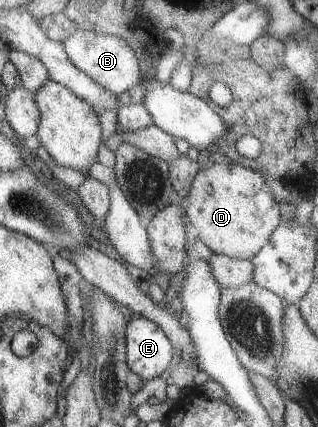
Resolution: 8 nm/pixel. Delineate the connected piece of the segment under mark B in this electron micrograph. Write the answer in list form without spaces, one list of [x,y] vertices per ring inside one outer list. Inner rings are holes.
[[[79,29],[71,34],[65,42],[65,50],[69,60],[82,70],[89,78],[93,78],[104,90],[119,95],[129,90],[141,80],[141,65],[137,60],[137,52],[131,42],[123,36],[106,35],[93,31]]]

